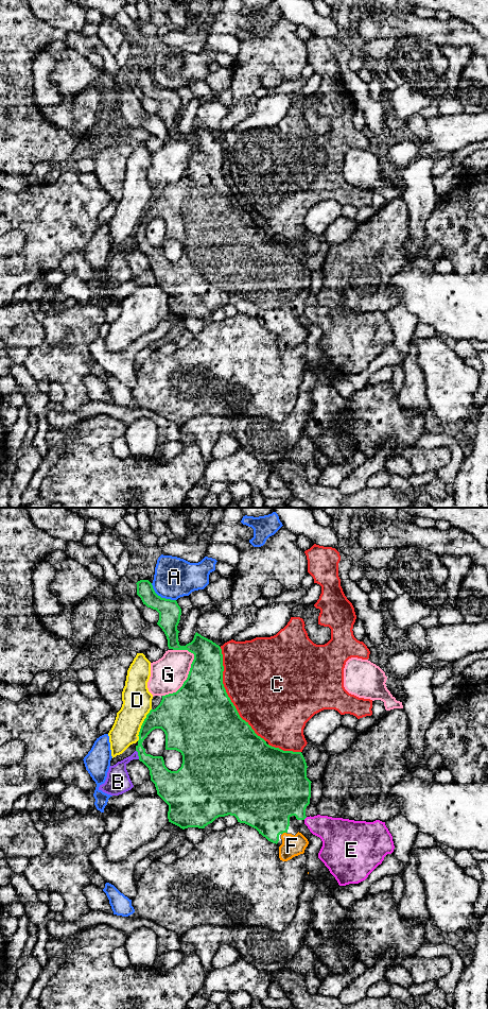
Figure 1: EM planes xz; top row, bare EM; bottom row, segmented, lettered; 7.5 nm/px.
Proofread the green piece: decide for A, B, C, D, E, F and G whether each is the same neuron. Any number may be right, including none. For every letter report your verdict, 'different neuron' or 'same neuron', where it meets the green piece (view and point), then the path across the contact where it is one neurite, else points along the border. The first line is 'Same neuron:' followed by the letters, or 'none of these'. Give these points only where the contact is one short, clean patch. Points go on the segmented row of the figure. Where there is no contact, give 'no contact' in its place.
Same neuron: F
A: different neuron | xz (160, 597)
B: different neuron | xz (138, 754)
C: different neuron | xz (227, 695)
D: different neuron | xz (142, 724)
E: different neuron | xz (304, 818)
F: same neuron | xz (283, 832)
G: different neuron | xz (188, 677)

